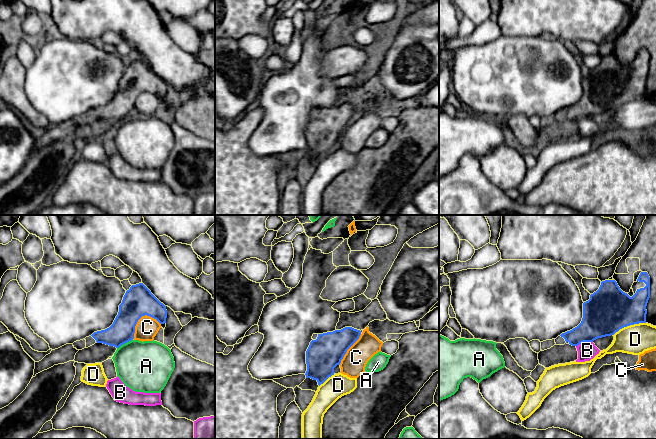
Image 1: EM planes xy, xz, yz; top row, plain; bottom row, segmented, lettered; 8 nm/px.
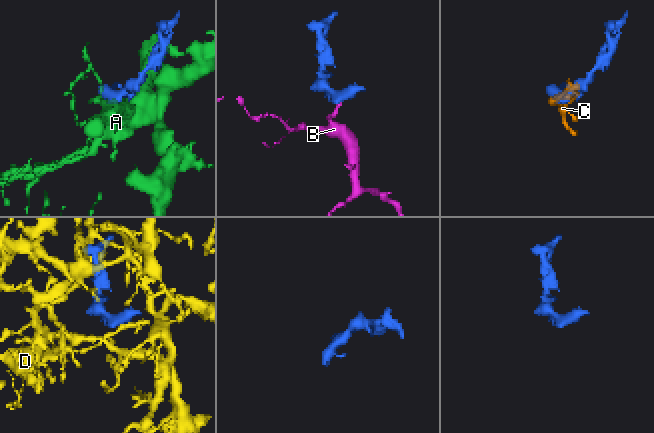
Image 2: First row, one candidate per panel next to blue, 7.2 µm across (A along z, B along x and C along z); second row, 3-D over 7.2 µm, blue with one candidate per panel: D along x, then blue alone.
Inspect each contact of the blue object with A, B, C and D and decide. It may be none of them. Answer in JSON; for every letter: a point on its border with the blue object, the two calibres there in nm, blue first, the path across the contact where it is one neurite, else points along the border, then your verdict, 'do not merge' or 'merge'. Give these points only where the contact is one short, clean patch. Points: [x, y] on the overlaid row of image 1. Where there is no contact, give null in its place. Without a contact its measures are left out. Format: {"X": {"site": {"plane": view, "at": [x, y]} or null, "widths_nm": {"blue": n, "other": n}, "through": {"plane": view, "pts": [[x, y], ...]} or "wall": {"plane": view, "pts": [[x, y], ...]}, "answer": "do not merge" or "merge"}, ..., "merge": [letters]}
{"A": {"site": {"plane": "xy", "at": [124, 343]}, "widths_nm": {"blue": 200, "other": 400}, "answer": "do not merge"}, "B": {"site": {"plane": "yz", "at": [584, 341]}, "widths_nm": {"blue": 320, "other": 140}, "wall": {"plane": "yz", "pts": [[592, 341], [583, 341], [576, 346]]}, "answer": "do not merge"}, "C": {"site": {"plane": "xy", "at": [140, 317]}, "widths_nm": {"blue": 240, "other": 180}, "answer": "do not merge"}, "D": {"site": {"plane": "yz", "at": [629, 325]}, "widths_nm": {"blue": 360, "other": 240}, "answer": "do not merge"}, "merge": []}

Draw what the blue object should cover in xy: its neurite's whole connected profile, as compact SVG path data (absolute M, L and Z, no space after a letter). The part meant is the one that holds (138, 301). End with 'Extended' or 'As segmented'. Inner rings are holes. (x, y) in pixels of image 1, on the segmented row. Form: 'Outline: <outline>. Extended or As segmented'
Outline: M143 284L132 285L126 291L113 324L91 336L97 343L119 348L134 339L135 326L142 316L150 316L160 324L166 323L166 306Z. As segmented

